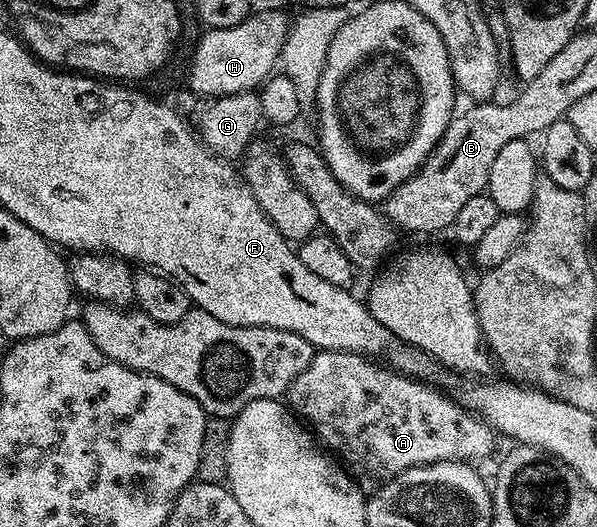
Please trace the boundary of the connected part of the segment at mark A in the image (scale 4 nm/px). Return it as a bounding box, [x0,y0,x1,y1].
[286,349,497,495]

